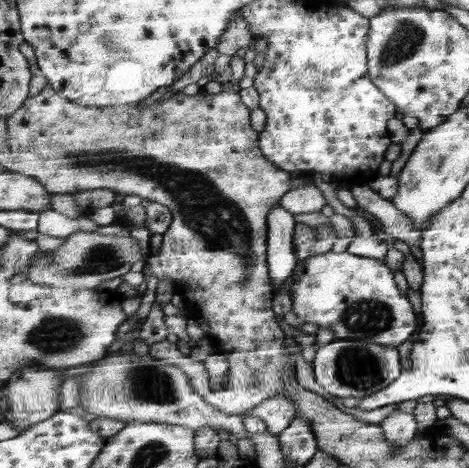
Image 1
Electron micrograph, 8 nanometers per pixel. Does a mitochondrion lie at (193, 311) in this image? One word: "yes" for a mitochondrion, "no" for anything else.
no

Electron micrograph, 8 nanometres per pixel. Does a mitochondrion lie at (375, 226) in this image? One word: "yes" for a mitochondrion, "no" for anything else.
no

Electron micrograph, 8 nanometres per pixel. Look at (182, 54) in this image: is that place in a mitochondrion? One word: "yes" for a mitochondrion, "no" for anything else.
no

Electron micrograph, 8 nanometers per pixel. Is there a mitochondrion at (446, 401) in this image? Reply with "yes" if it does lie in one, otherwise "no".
no

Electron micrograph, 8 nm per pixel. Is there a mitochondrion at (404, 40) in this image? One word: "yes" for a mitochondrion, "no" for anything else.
yes

